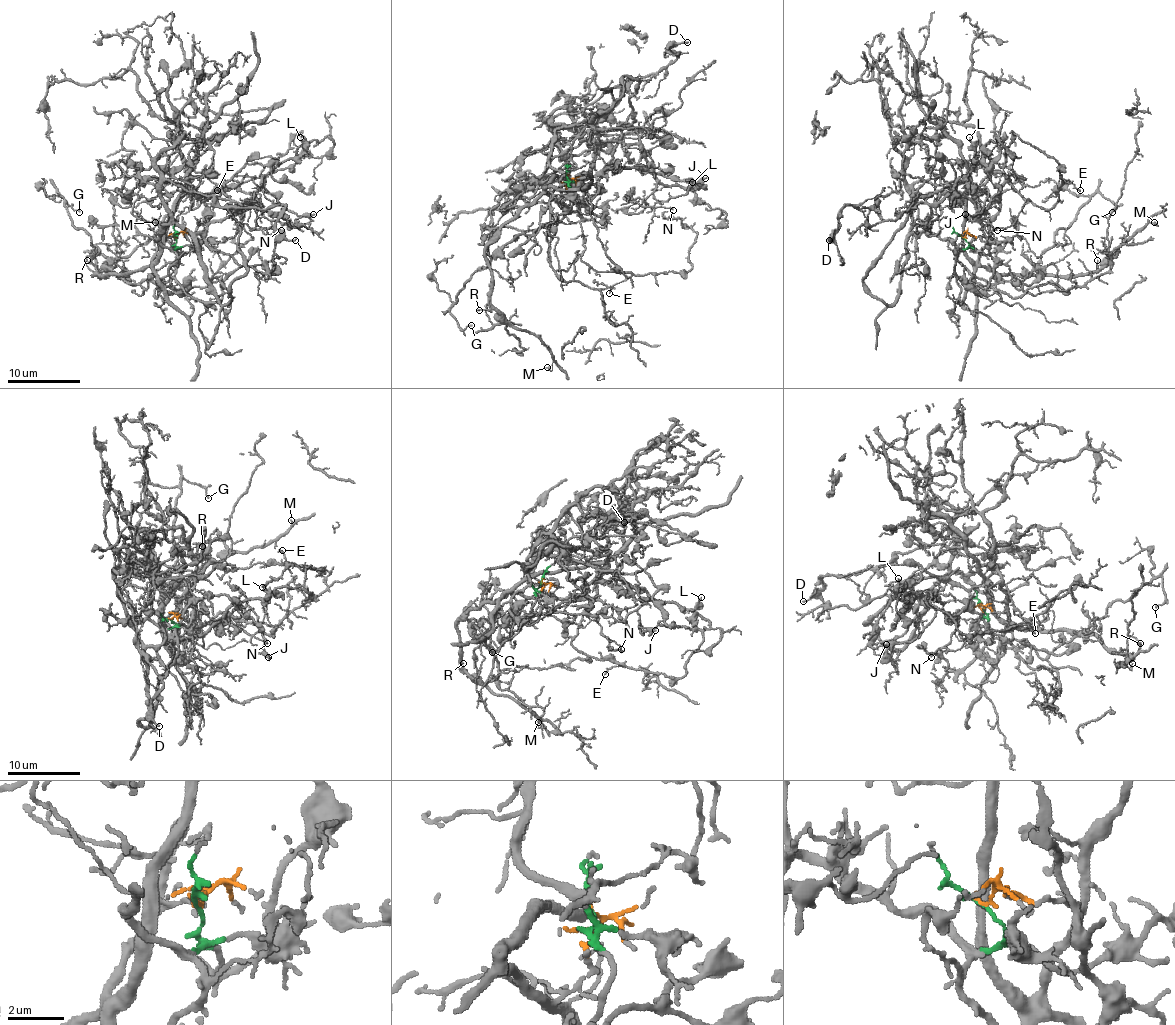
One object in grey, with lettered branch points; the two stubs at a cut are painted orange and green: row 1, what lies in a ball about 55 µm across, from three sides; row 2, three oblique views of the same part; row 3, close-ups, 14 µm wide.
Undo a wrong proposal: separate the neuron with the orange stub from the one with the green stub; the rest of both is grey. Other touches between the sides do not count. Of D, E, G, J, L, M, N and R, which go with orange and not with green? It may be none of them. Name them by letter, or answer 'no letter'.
E, G, M, R

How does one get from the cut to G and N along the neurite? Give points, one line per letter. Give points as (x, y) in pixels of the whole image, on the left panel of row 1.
G: (174, 237), (140, 270), (100, 274), (98, 248), (69, 217), (58, 192), (80, 212)
N: (174, 237), (158, 241), (165, 225), (203, 232), (223, 221), (263, 176), (234, 216), (281, 230)

